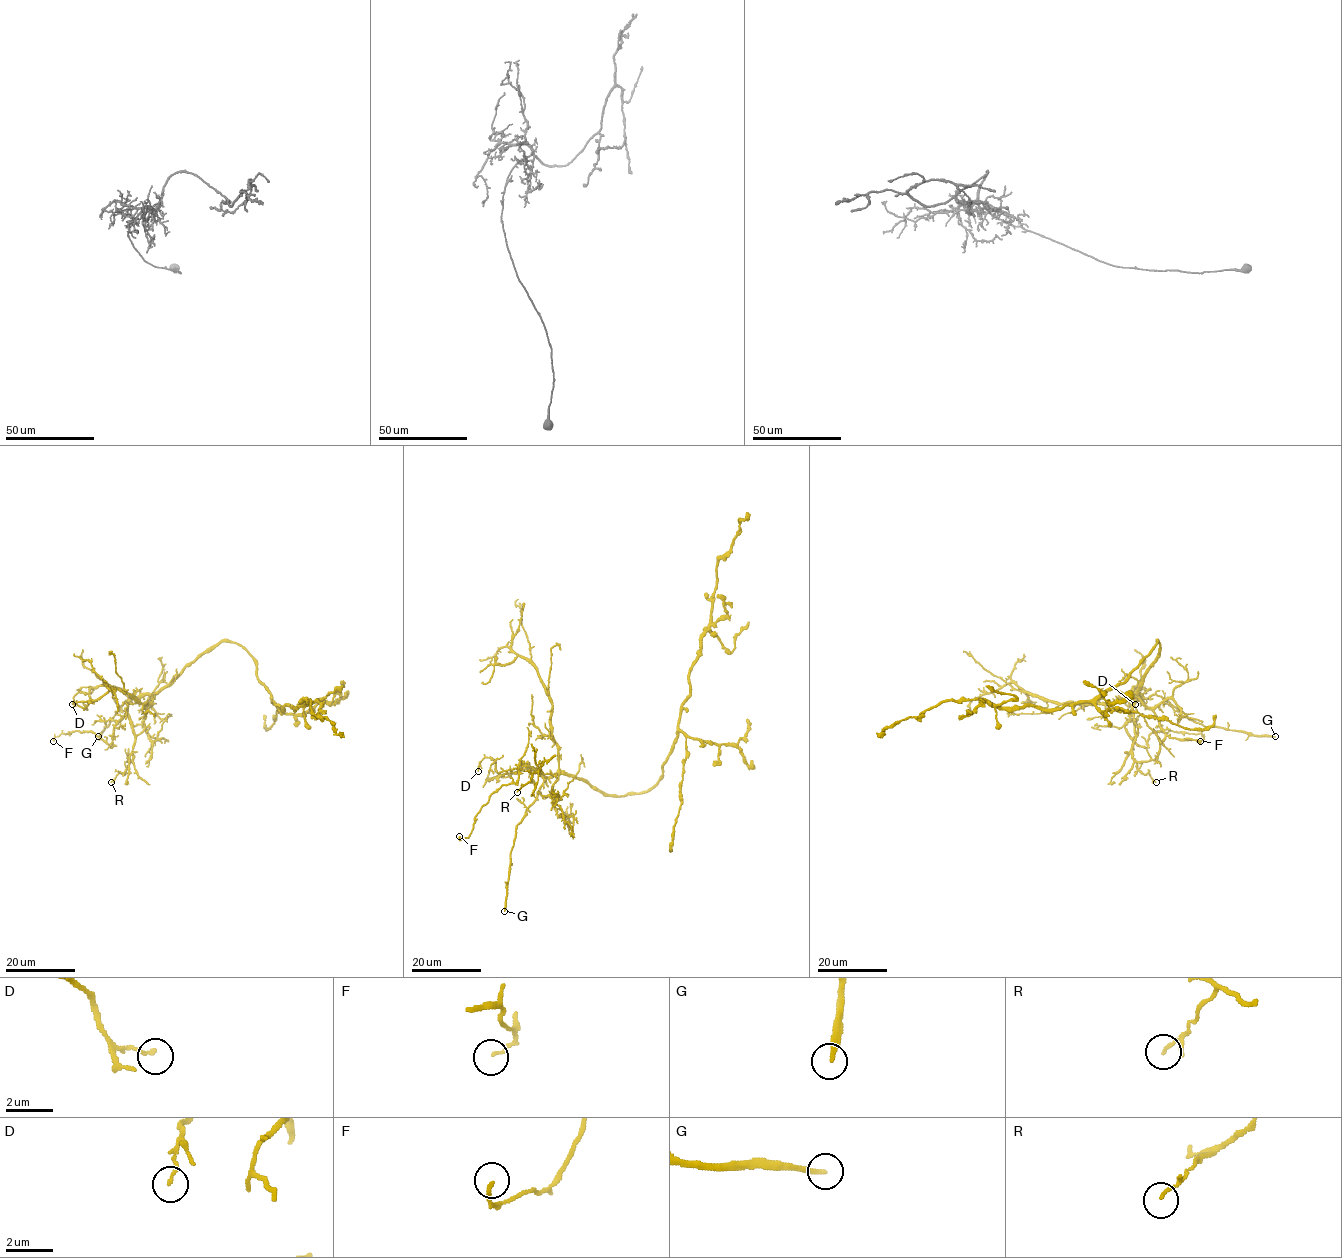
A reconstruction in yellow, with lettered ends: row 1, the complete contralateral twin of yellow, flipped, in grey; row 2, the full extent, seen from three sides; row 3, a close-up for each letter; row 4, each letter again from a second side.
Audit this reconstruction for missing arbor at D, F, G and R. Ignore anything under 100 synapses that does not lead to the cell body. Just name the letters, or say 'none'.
G

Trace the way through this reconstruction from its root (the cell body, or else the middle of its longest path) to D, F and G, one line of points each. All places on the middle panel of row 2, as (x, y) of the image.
D: (653, 785), (642, 793), (605, 796), (574, 776), (544, 777), (526, 769), (499, 774), (486, 757), (478, 771)
F: (653, 785), (605, 796), (574, 776), (544, 777), (519, 761), (517, 783), (494, 792), (472, 832), (459, 836)
G: (653, 785), (642, 793), (605, 796), (574, 776), (548, 777), (516, 827), (504, 911)

